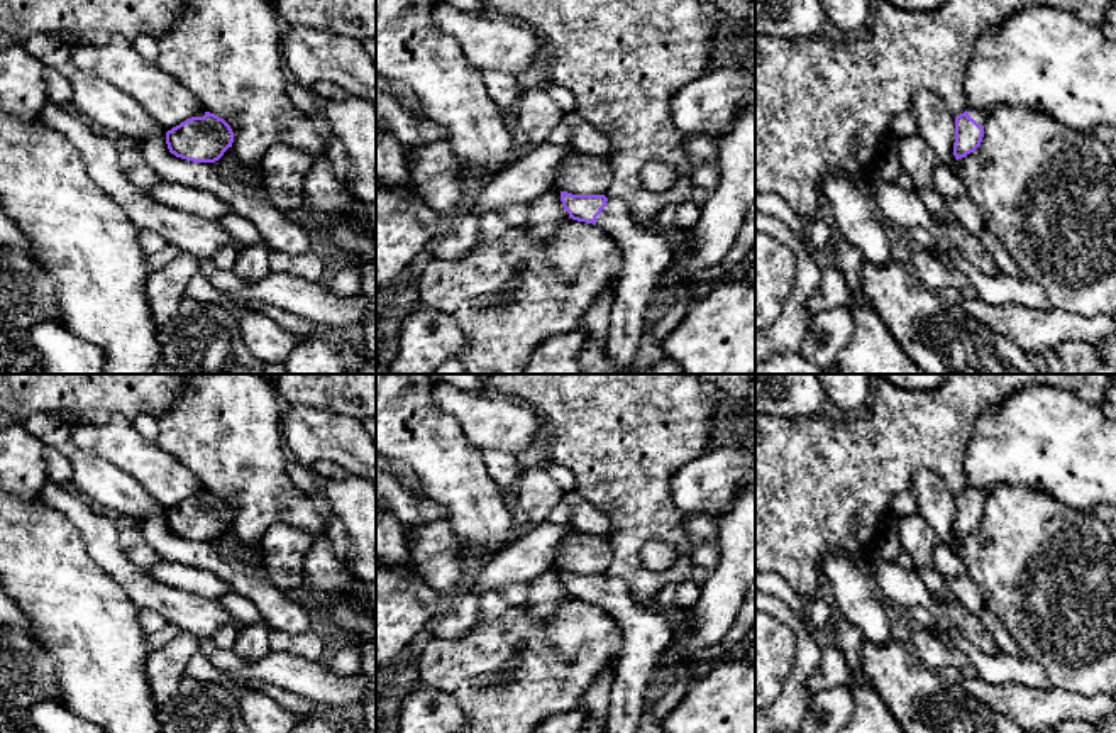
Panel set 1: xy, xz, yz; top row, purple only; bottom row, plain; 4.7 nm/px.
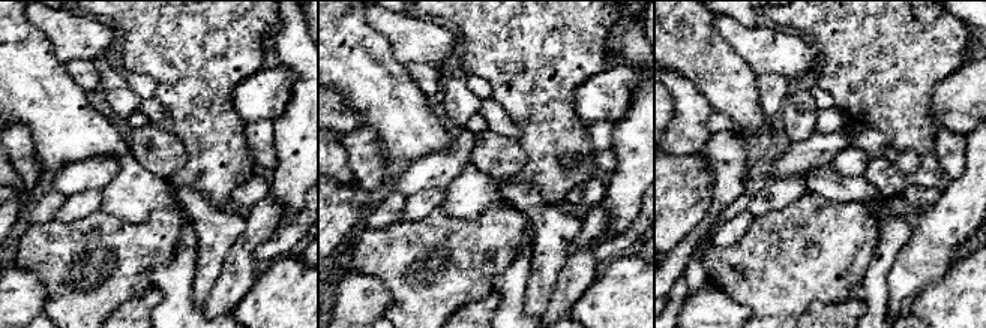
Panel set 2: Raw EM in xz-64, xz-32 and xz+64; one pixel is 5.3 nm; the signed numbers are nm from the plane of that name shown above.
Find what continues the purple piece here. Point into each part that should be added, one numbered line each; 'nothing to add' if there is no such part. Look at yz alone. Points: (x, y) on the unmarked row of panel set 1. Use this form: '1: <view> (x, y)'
1: yz (979, 495)

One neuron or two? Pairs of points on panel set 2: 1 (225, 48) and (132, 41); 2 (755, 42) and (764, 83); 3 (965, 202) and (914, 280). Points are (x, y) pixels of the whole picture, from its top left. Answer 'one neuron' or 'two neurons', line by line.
1: one neuron
2: two neurons
3: one neuron

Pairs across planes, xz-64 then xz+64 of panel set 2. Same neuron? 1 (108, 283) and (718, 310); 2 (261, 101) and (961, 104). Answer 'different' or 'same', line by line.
1: different
2: same

